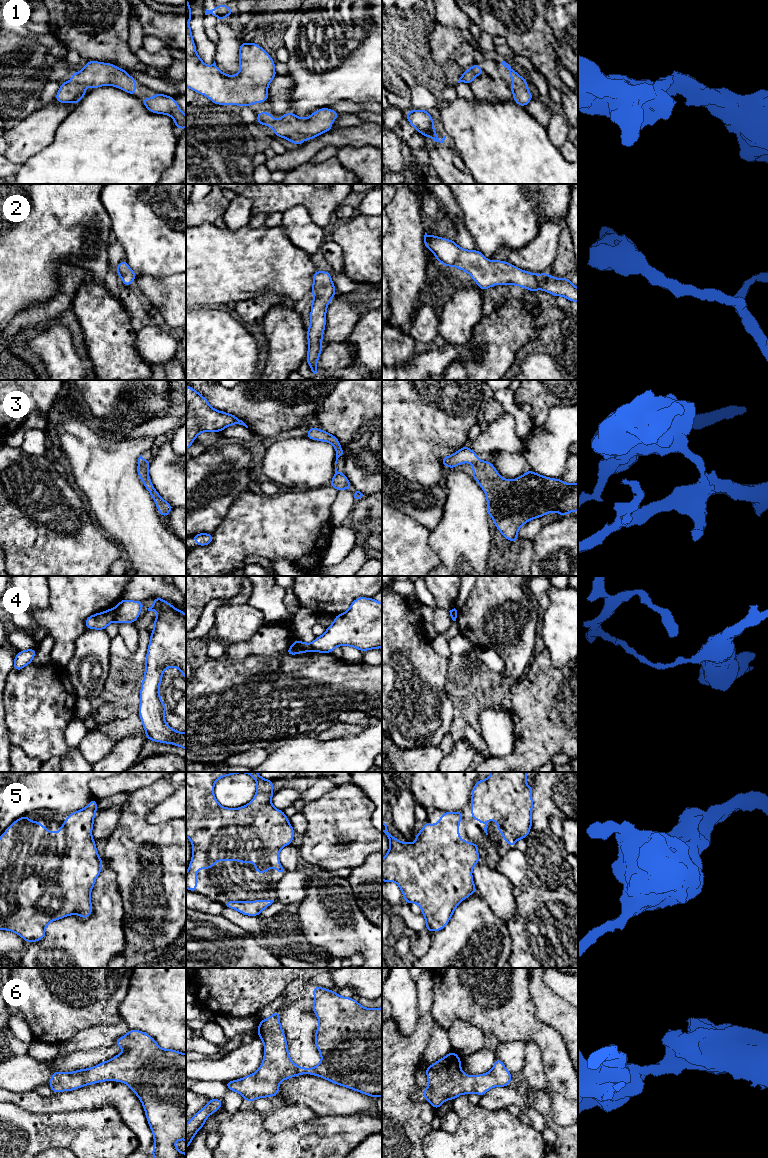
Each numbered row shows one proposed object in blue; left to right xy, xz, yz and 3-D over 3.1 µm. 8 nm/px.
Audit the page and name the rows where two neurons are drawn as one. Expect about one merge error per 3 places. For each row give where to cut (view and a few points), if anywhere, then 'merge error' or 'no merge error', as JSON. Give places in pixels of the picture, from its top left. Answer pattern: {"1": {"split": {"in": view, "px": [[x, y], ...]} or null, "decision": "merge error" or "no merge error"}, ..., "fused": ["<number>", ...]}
{"1": {"split": null, "decision": "no merge error"}, "2": {"split": null, "decision": "no merge error"}, "3": {"split": null, "decision": "no merge error"}, "4": {"split": {"in": "xy", "px": [[113, 609], [115, 620]]}, "decision": "merge error"}, "5": {"split": null, "decision": "no merge error"}, "6": {"split": null, "decision": "no merge error"}, "fused": ["4"]}

